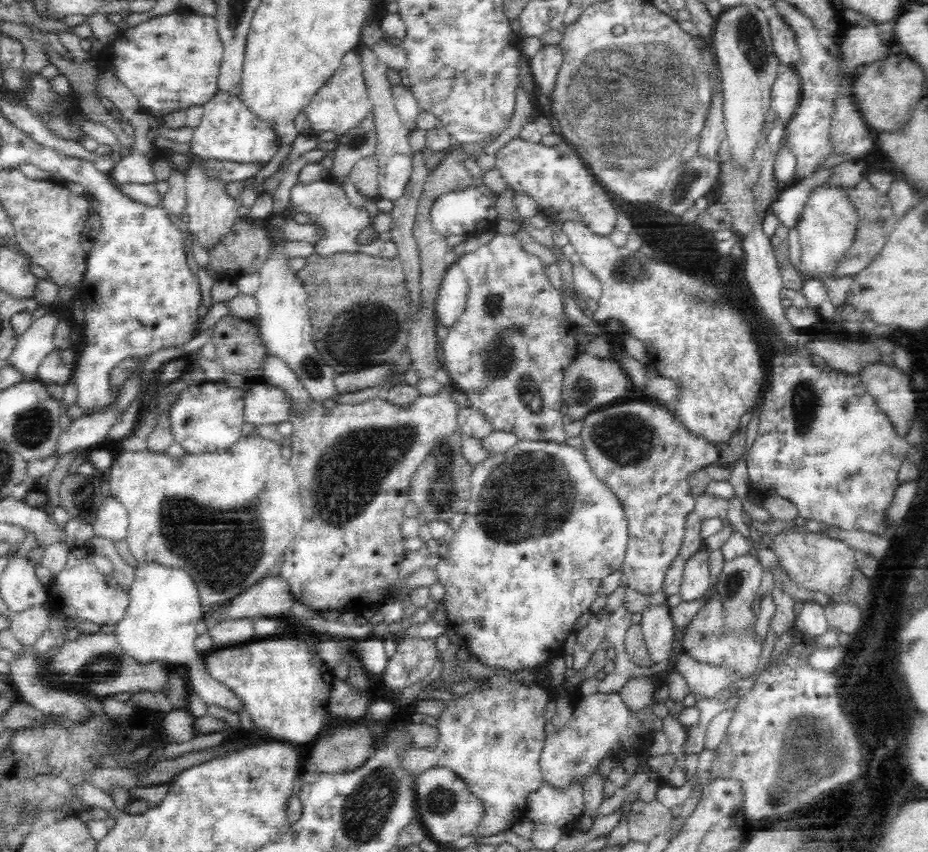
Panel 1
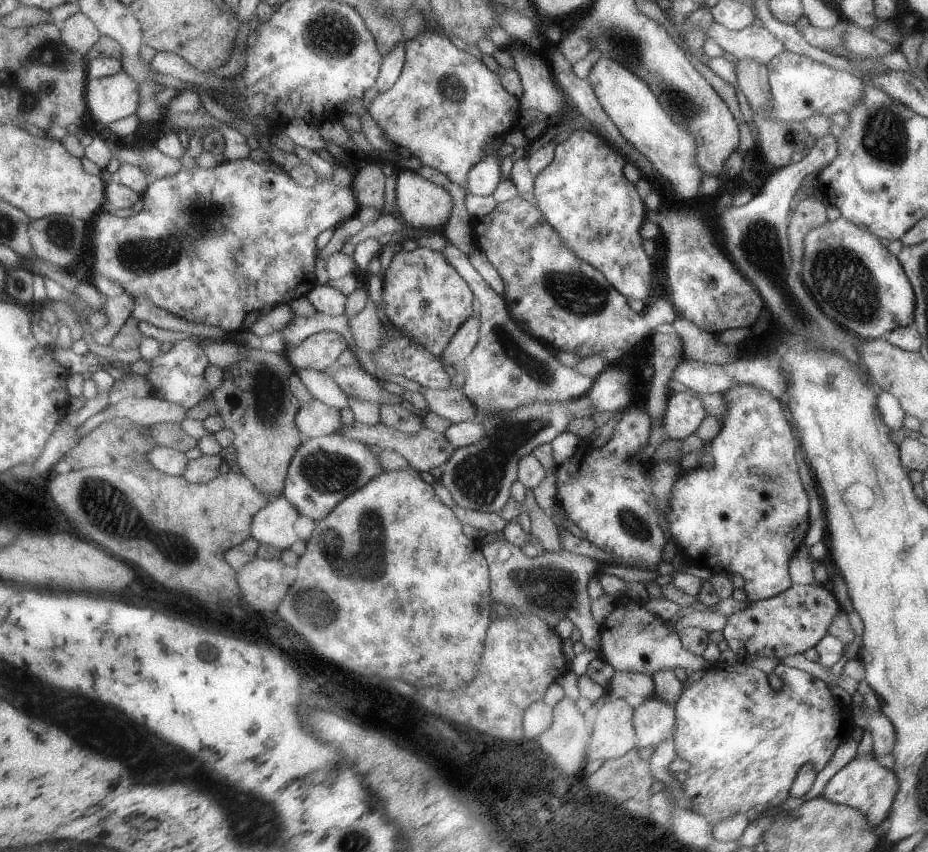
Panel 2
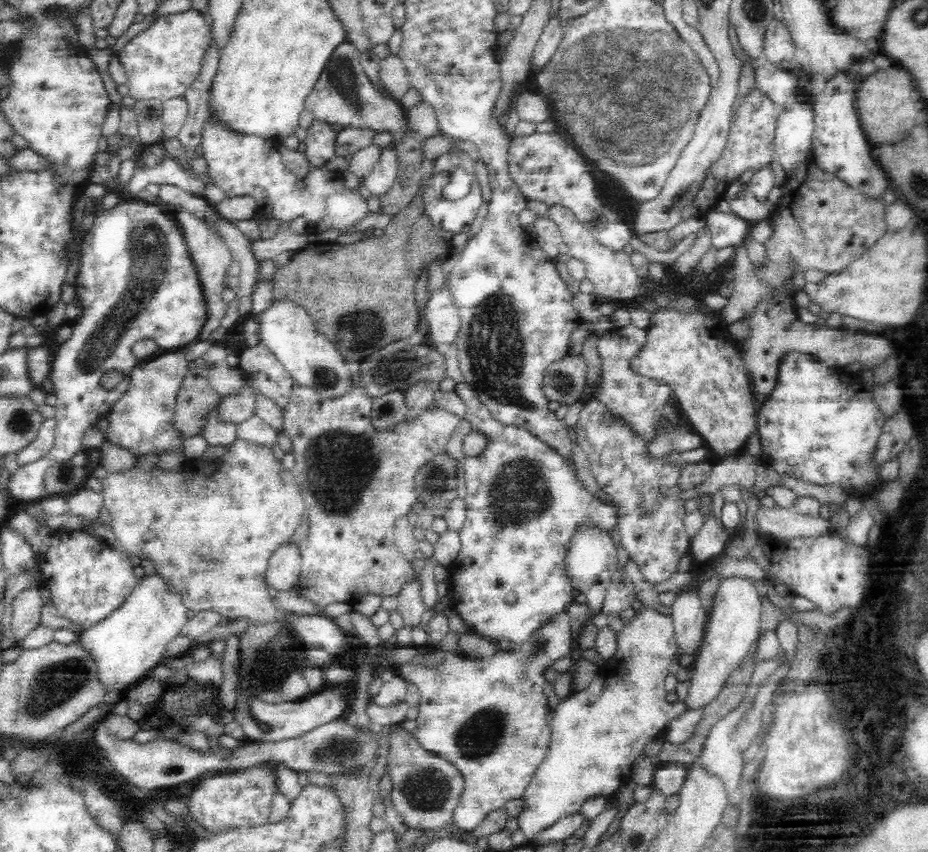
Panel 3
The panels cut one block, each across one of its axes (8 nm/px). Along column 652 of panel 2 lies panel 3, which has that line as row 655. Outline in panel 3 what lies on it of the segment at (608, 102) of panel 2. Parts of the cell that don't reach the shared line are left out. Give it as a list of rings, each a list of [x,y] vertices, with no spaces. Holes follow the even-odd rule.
[[[150,573],[139,579],[130,596],[112,614],[92,628],[82,630],[77,641],[94,657],[98,665],[98,679],[110,689],[122,692],[135,685],[158,665],[166,656],[166,646],[174,636],[182,635],[188,620],[188,609],[178,591],[158,573]]]

